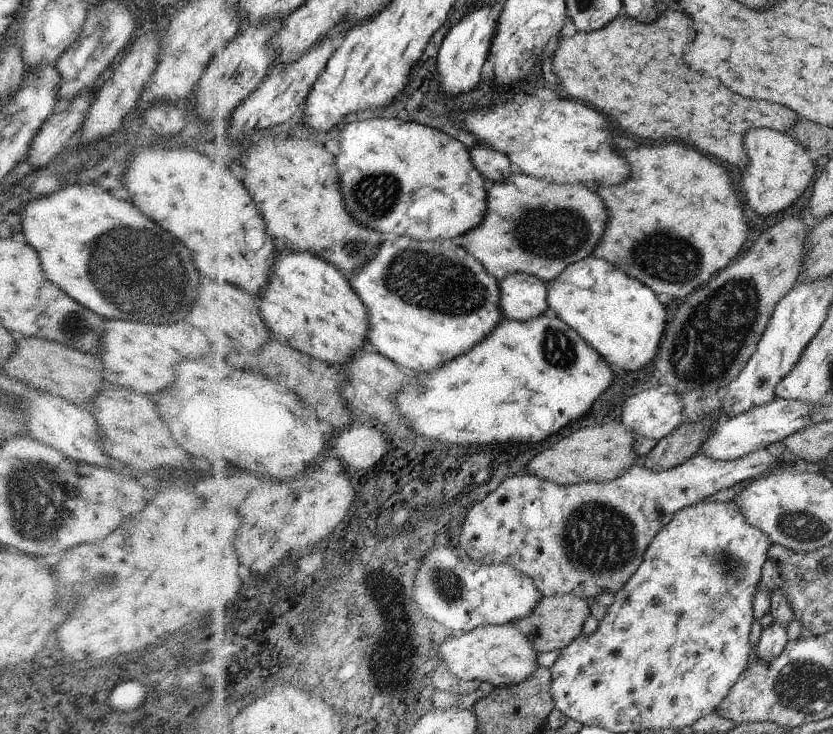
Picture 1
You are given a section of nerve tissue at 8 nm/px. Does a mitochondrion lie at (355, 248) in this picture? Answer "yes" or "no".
yes

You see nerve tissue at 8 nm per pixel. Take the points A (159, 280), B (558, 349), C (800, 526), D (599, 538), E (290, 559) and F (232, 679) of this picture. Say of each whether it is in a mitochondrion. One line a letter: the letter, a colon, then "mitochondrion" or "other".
A: mitochondrion
B: mitochondrion
C: mitochondrion
D: mitochondrion
E: other
F: other

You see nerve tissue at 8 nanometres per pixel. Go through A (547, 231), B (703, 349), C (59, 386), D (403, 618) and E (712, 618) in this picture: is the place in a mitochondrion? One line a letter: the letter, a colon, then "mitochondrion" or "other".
A: mitochondrion
B: mitochondrion
C: other
D: other
E: mitochondrion

